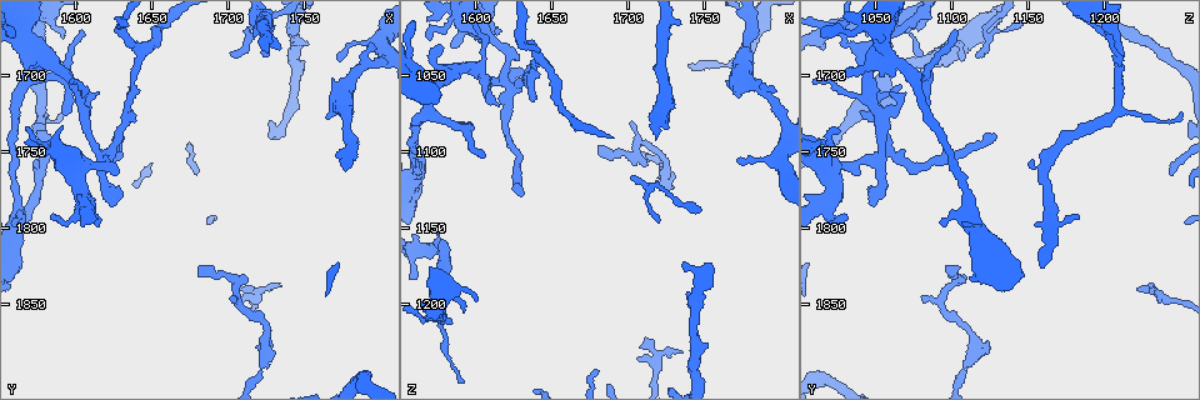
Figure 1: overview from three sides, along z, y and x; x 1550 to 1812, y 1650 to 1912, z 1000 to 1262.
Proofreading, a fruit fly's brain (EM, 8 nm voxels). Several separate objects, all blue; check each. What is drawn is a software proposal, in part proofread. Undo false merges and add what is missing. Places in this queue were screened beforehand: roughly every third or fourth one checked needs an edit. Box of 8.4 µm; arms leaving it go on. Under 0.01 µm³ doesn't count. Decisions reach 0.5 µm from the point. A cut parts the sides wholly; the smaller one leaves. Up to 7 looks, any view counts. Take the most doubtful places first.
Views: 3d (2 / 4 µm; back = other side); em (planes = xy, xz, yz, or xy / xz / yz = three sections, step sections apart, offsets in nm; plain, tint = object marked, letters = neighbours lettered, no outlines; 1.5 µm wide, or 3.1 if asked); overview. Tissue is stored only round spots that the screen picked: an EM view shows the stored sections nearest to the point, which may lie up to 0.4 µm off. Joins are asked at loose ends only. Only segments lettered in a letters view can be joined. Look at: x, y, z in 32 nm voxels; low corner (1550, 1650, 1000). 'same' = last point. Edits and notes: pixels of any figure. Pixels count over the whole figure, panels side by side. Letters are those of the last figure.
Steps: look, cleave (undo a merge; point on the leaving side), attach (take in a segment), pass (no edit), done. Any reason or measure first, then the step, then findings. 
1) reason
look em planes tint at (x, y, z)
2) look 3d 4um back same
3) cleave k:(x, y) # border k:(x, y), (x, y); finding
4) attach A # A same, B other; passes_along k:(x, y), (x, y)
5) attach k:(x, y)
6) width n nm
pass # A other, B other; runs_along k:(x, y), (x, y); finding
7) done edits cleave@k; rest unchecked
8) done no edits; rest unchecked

branch stops here
look 3d 4um at (1606, 1670, 1102)

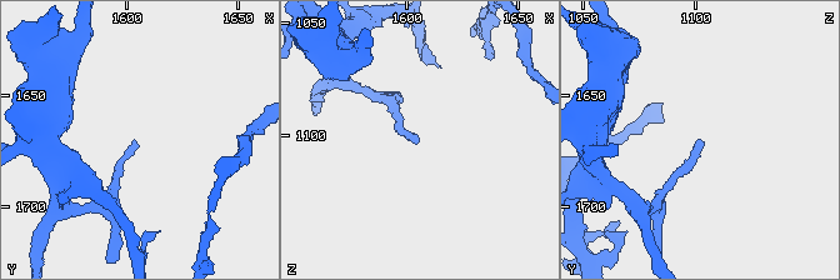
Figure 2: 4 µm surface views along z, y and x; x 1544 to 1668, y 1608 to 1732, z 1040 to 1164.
look em planes letters at (1605, 1669, 1102)

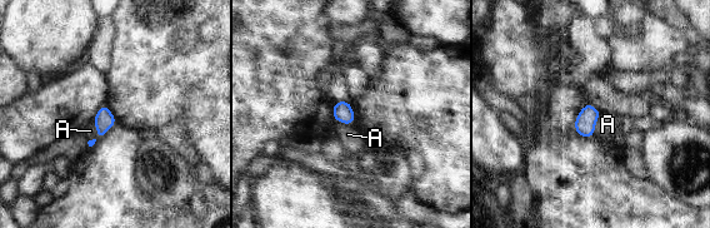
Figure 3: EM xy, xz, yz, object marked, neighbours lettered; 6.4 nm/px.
width 120 nm
pass # A other; border 3:(600, 114), (593, 134); no lettered segment goes on from it

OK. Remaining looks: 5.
look em planes letters at (1722, 1686, 1080)

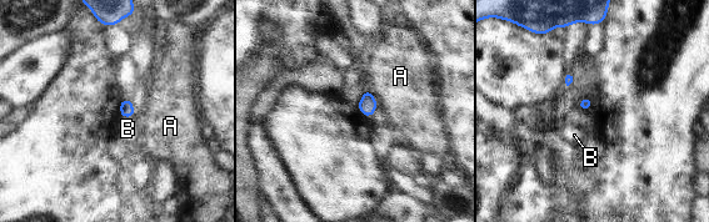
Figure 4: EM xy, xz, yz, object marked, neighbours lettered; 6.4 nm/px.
width 70 nm
pass # A other, B other; no lettered segment goes on from it

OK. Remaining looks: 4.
an open end
look 3d 2um at (1614, 1710, 1070)

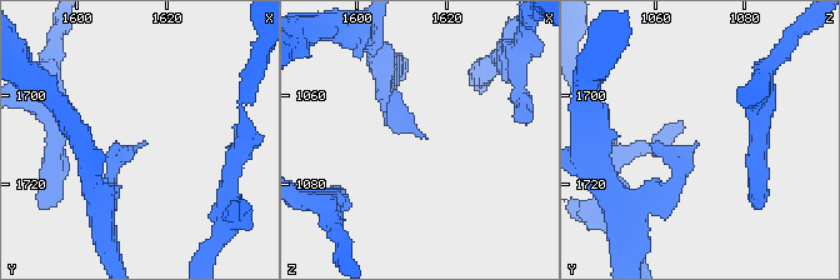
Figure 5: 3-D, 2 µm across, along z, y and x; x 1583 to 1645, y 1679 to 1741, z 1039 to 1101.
now the EM
look em planes plain at (1615, 1710, 1070)

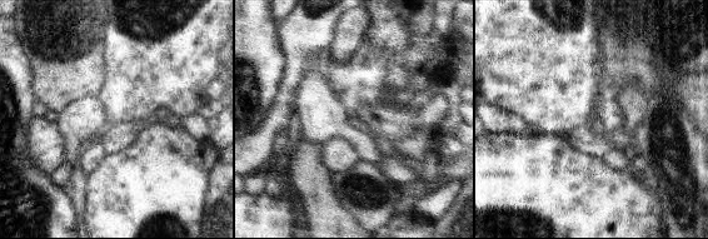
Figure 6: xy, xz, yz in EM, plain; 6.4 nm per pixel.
what lies round it
look em planes letters same

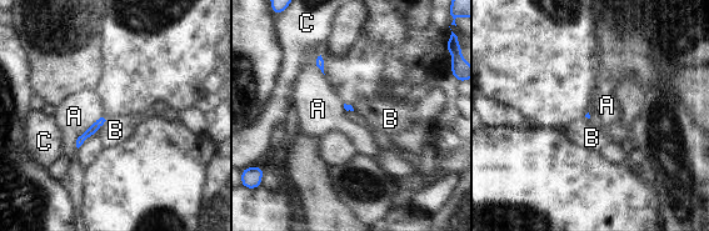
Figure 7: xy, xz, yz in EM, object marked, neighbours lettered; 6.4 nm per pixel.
pass # A other, B other, C other; border 7:(100, 116), (78, 137), (76, 147); none of them fits

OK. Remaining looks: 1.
done no edits; rest unchecked

